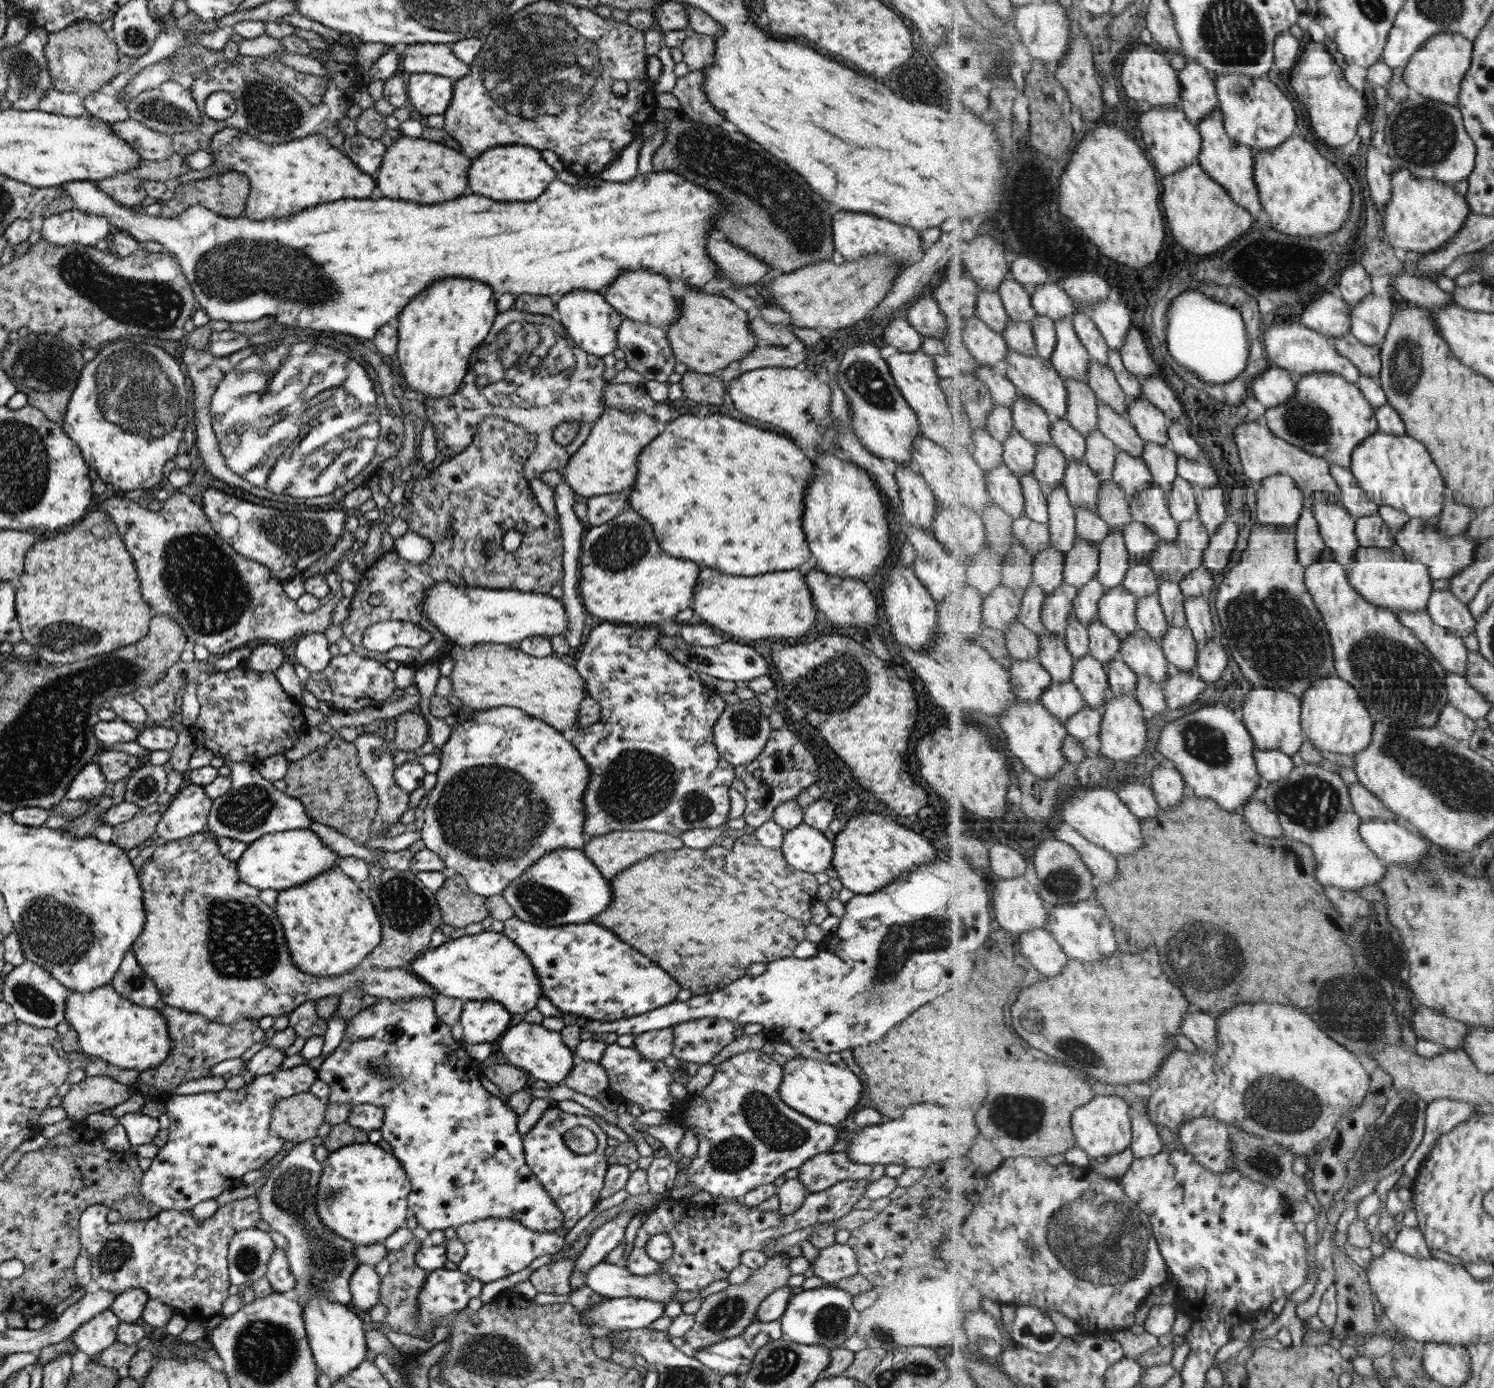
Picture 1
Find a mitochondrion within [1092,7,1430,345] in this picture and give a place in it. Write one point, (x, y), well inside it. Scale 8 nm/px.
(1241, 91)

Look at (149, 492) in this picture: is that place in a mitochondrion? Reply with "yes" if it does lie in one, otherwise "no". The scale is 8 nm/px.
no

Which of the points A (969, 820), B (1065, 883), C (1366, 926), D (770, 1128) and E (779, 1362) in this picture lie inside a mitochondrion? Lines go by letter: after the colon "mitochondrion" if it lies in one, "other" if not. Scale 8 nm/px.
A: other
B: mitochondrion
C: other
D: mitochondrion
E: mitochondrion

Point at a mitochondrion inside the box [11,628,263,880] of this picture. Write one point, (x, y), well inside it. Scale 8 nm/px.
(145, 788)

